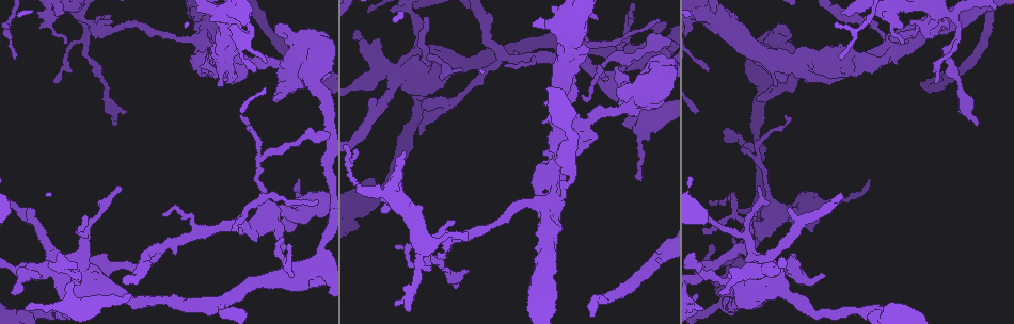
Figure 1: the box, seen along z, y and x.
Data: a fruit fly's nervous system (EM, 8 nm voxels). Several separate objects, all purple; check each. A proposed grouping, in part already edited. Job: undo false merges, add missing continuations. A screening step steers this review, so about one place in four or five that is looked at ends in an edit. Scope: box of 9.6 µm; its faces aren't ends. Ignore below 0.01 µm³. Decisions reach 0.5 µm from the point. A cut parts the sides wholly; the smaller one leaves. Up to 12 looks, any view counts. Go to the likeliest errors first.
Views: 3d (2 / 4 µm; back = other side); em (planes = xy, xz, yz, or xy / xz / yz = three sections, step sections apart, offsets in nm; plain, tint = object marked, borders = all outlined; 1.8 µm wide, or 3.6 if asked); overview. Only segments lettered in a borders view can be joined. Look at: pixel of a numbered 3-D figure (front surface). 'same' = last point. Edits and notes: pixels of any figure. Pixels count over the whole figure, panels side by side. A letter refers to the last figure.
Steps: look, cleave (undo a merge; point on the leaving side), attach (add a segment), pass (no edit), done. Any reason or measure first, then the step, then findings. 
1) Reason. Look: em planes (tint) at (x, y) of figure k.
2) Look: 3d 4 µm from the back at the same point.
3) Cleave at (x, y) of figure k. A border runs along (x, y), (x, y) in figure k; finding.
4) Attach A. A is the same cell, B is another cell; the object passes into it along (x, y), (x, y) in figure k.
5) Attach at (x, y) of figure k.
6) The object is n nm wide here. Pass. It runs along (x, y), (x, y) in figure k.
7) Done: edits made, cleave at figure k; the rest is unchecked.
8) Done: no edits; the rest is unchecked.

Look: 3d 4 µm at (437, 100) of figure 1.

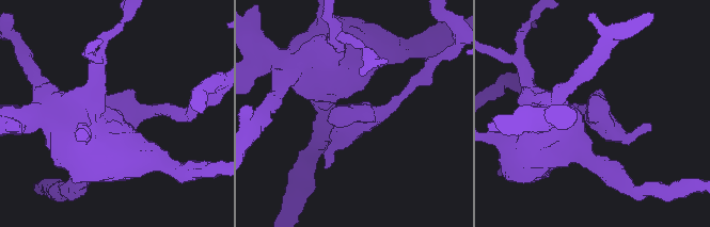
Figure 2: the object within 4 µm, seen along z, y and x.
3 arms meet here; the arms are 190, 200, 850 nm wide. Look: em planes (plain) at (360, 114) of figure 2.

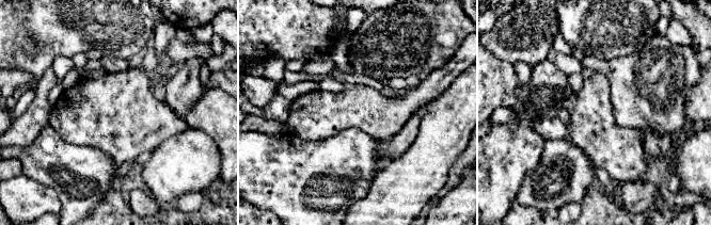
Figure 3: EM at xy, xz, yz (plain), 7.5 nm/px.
Look: em planes (borders) at the same point.

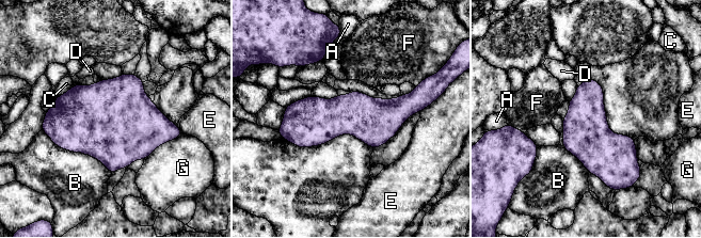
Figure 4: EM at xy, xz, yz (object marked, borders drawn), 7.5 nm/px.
Pass. A, B, C, D, E, F and G are other cells; it runs along (414, 107), (393, 113), (287, 113) in figure 4; one neuron here.

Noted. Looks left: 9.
Two arms in line, one across. Look: em xy step 8 (tint) at (774, 55) of figure 1.

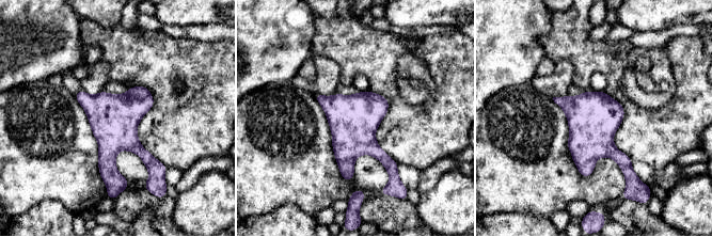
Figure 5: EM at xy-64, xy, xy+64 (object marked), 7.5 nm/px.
Look: em planes (borders) at the same point.

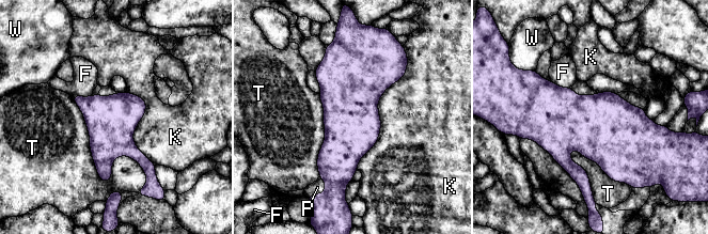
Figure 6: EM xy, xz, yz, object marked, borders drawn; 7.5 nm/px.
The object is 380 nm wide here. Attach P. P is the same cell, F, K, T and W are other cells; the object passes into it along (340, 154), (324, 181), (317, 187) in figure 6; the neuron continues.

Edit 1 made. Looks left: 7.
Redraw. Look: overview.

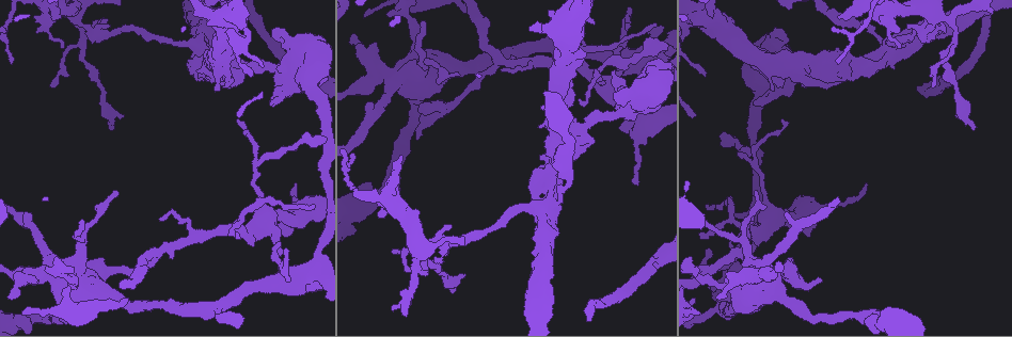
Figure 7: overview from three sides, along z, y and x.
Tapers out. Look: 3d 2 µm at (22, 312) of figure 7.

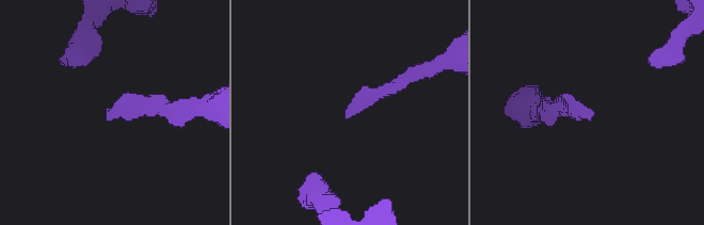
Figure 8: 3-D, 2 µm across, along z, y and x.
Shape alone is not enough. Look: em planes (borders) at (346, 113) of figure 8.

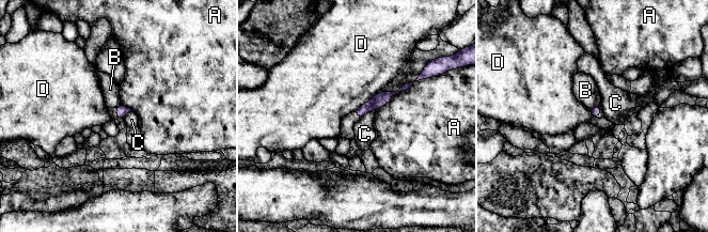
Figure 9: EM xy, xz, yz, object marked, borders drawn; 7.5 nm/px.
Pass. A, B, C and D are other cells; a border runs along (381, 90), (355, 111) in figure 9; none of them fits.

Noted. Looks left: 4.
Branch point. Look: em planes (borders) at (102, 33) of figure 7.

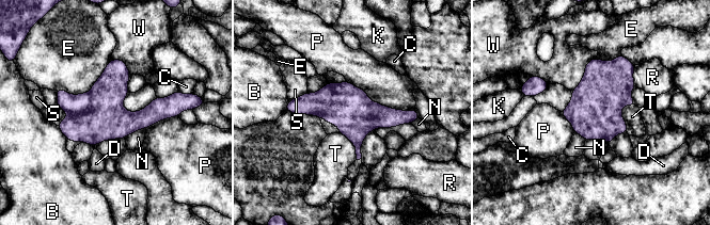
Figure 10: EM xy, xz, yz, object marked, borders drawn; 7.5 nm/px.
Cleave at (106, 118) of figure 10. B, C, D, E, K, N, P, R, S, T and W are other cells; a border runs along (90, 94), (83, 111), (68, 112) in figure 10; a second neuron is stuck on.

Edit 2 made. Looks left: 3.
Done: edits made, attach at figure 6, cleave at figure 10; the rest is unchecked.

